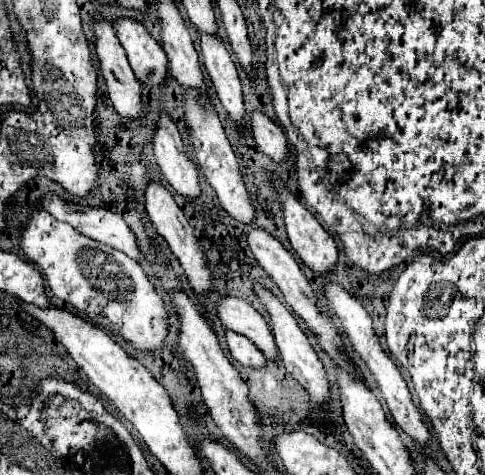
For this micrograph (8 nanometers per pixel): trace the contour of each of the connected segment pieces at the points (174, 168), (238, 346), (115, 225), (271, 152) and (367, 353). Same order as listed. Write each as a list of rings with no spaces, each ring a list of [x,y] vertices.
[[[160,115],[158,127],[154,131],[154,155],[164,179],[174,187],[174,191],[190,203],[198,201],[198,167],[190,159],[188,149],[168,115]]]
[[[226,331],[226,341],[228,341],[232,357],[238,363],[242,363],[246,367],[264,367],[266,365],[264,353],[250,339],[246,339],[244,335],[234,333],[234,331]]]
[[[56,195],[44,197],[44,209],[54,219],[72,225],[78,233],[94,241],[100,241],[116,251],[122,251],[134,261],[140,261],[140,249],[136,245],[136,237],[120,215],[108,209],[68,205],[62,199],[56,199]]]
[[[254,113],[252,115],[252,133],[254,133],[254,141],[256,145],[274,161],[274,163],[284,163],[288,159],[288,141],[282,133],[282,129],[270,121],[266,115],[262,113]]]
[[[328,283],[326,289],[324,289],[324,295],[326,295],[326,301],[328,301],[332,313],[338,317],[340,325],[344,327],[344,333],[346,333],[346,337],[350,339],[354,351],[356,351],[356,353],[366,361],[366,365],[370,367],[370,371],[372,371],[372,375],[374,375],[374,379],[376,379],[376,383],[378,383],[378,387],[380,387],[380,391],[382,391],[382,395],[384,395],[384,399],[386,399],[386,403],[388,403],[388,407],[390,407],[390,411],[392,411],[392,417],[394,417],[396,425],[398,425],[404,433],[408,433],[420,447],[428,447],[428,445],[430,445],[430,433],[428,433],[428,427],[426,427],[426,423],[424,423],[424,419],[422,419],[422,413],[420,413],[420,409],[416,407],[416,403],[412,401],[412,395],[410,395],[410,391],[408,391],[408,385],[406,385],[406,381],[404,381],[400,369],[394,365],[394,361],[386,355],[384,347],[380,345],[380,341],[378,341],[378,337],[376,337],[376,333],[374,333],[374,329],[372,329],[372,319],[370,319],[368,311],[360,305],[358,299],[354,299],[352,295],[348,295],[348,293],[346,293],[342,287],[338,287],[338,285]]]

